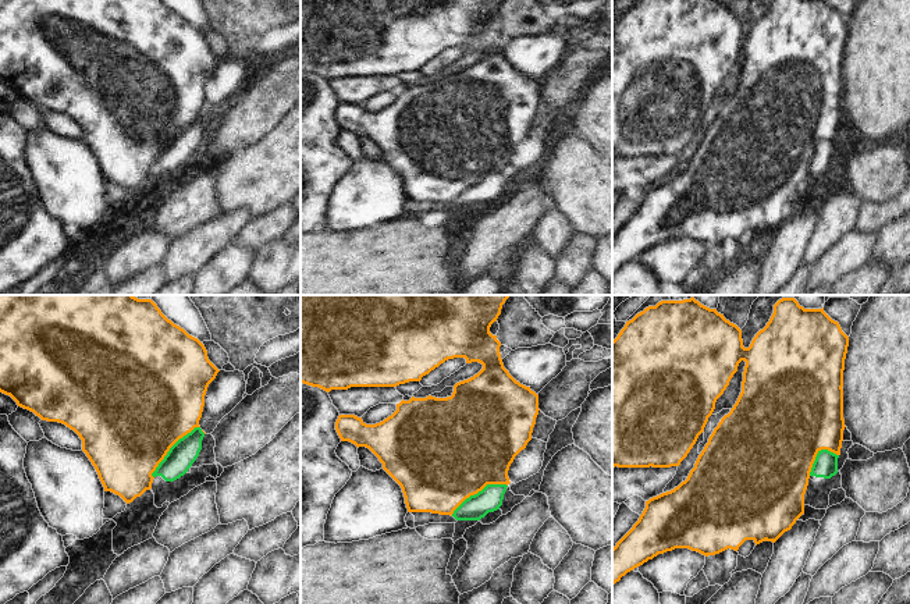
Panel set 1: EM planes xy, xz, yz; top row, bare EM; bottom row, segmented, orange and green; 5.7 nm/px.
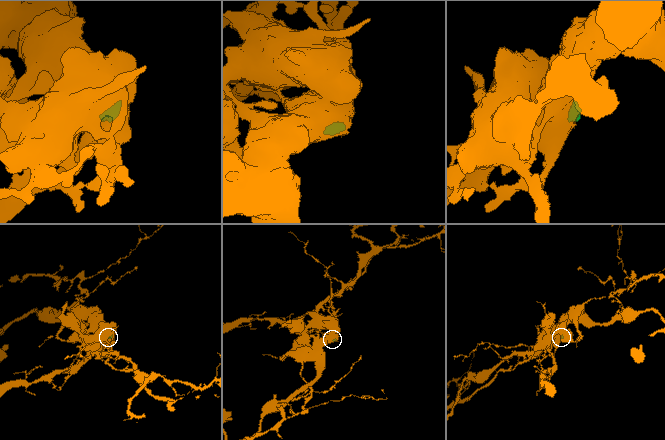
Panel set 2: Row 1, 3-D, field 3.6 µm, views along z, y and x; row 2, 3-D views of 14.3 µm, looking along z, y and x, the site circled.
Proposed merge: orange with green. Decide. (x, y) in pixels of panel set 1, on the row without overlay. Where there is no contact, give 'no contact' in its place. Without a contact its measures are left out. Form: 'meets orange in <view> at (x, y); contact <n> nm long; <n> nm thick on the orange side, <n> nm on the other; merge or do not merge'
meets orange in xy at (170, 135); contact 400 nm long; 500 nm thick on the orange side, 160 nm on the other; merge

